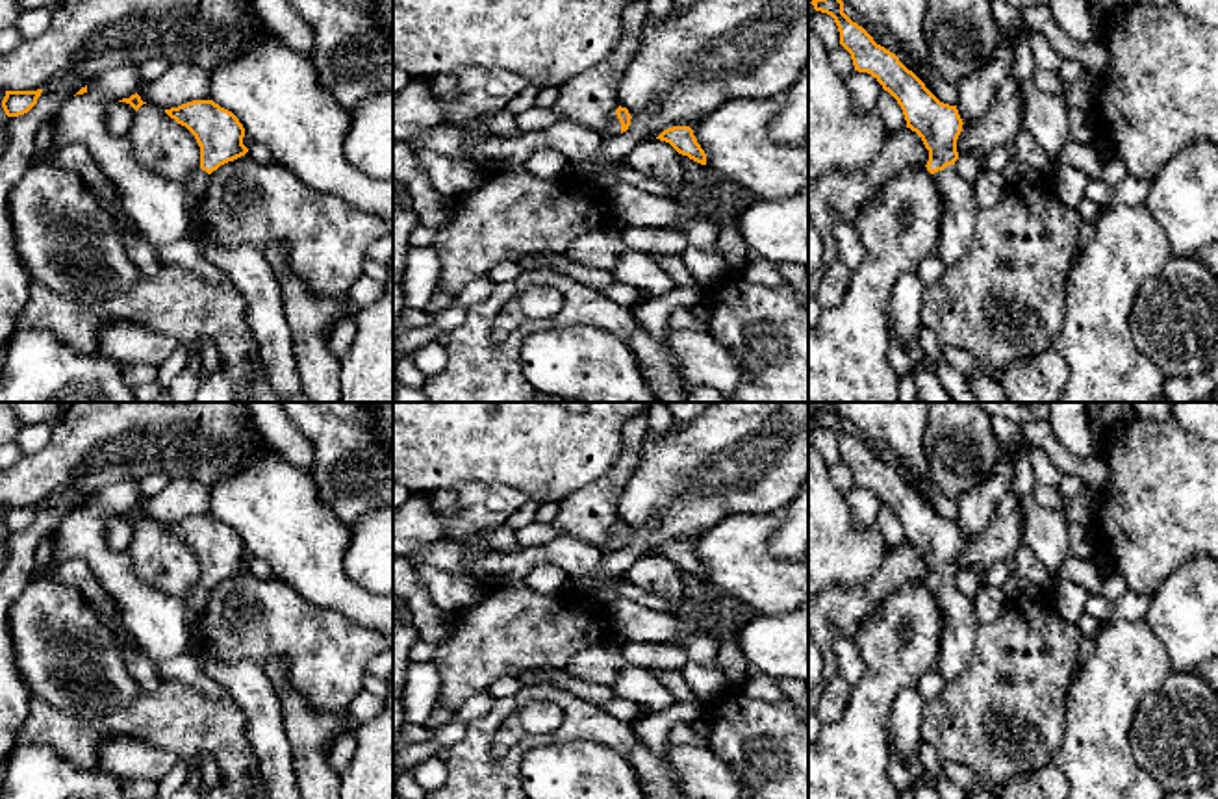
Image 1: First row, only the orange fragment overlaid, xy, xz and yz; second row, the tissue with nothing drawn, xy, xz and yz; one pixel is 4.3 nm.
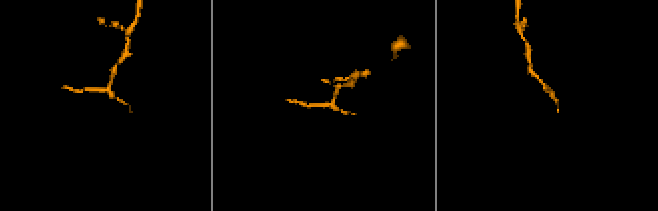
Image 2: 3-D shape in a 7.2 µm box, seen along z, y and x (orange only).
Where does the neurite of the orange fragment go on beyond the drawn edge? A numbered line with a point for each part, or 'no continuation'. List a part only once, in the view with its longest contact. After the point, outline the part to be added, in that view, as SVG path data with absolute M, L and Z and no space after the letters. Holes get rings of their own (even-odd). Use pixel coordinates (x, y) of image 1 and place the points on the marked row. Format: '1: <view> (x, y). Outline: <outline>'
1: yz (959, 208). Outline: M955 165L933 174L940 202L942 217L938 230L938 247L934 256L945 265L957 265L970 250L977 230L979 204L973 197L971 184L964 182Z

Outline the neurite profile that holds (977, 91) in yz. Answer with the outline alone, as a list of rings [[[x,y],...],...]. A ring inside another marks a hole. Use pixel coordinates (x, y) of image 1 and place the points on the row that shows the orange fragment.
[[[1001,32],[990,61],[957,85],[957,109],[964,124],[979,120],[992,108],[999,87],[1012,74],[1014,61],[1014,37]]]

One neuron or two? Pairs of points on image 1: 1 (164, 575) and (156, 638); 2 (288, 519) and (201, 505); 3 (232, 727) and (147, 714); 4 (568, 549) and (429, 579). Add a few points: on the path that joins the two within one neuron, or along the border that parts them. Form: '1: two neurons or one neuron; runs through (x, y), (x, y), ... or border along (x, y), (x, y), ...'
1: two neurons; border along (130, 562), (143, 583), (182, 599)
2: two neurons; border along (208, 492), (212, 514)
3: one neuron; runs through (212, 727), (167, 718)
4: two neurons; border along (416, 566), (469, 575), (488, 586)

